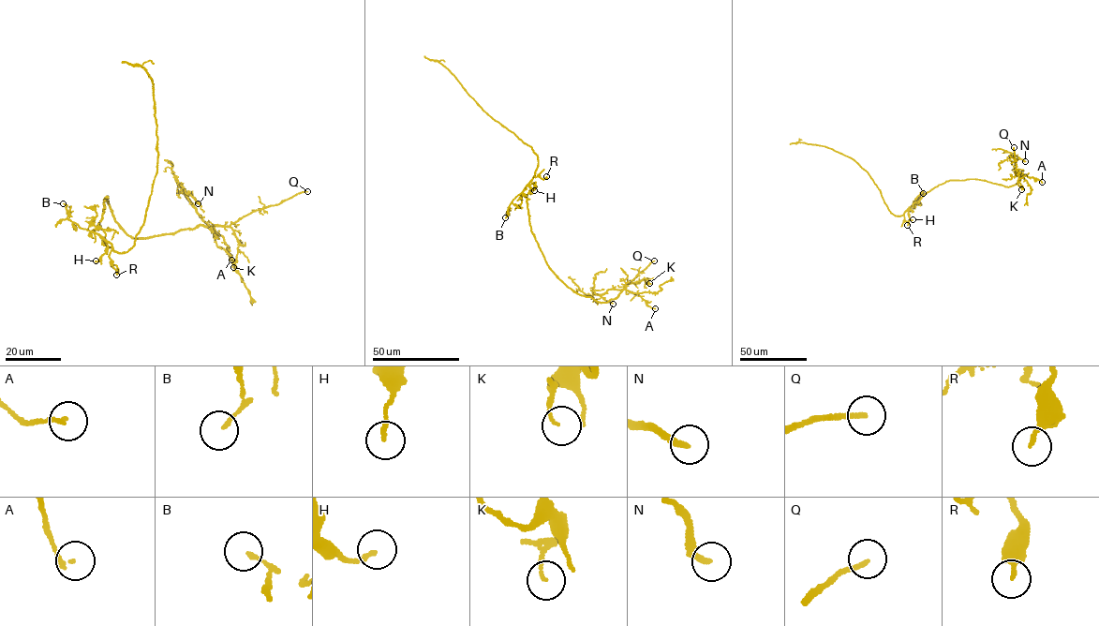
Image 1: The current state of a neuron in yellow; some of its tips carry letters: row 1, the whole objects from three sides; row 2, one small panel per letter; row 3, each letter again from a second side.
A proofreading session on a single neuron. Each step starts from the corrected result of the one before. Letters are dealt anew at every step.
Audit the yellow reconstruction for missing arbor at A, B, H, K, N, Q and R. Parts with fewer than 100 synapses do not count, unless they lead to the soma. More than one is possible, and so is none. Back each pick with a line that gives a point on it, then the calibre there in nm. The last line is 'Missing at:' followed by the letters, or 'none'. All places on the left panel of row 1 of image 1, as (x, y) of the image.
Q: place (307, 191); calibre 180 nm
Missing at: Q

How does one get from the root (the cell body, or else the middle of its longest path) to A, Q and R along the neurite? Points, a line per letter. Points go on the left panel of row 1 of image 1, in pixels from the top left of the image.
A: (102, 216), (108, 196), (116, 221), (134, 238), (208, 226), (223, 237), (231, 260)
Q: (102, 216), (108, 196), (116, 221), (127, 234), (146, 238), (200, 225), (228, 226), (253, 211), (307, 191)
R: (102, 216), (98, 228), (92, 232), (111, 245), (109, 259), (111, 266), (117, 267), (116, 275)

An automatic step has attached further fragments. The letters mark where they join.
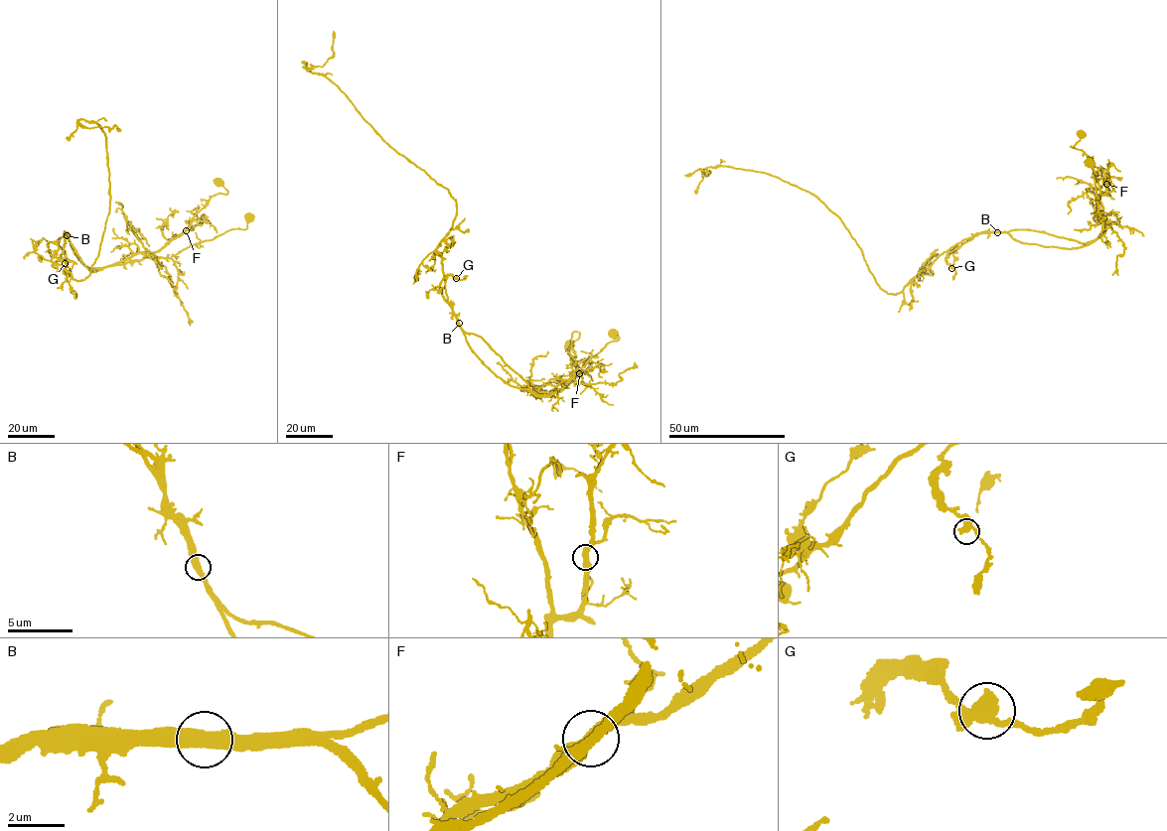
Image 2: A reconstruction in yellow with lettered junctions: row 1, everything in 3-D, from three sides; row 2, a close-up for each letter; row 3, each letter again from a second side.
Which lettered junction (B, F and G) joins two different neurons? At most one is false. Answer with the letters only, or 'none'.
B

